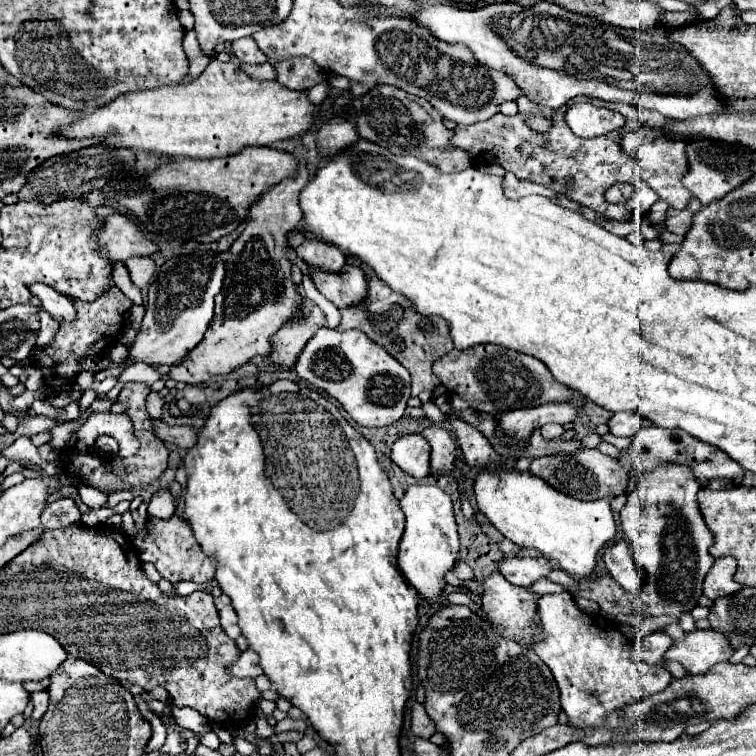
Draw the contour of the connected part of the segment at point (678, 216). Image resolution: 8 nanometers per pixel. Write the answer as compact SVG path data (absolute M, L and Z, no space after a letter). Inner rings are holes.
M696 198L690 200L690 204L684 208L684 210L674 210L670 208L668 210L668 216L666 216L666 230L668 232L674 232L674 234L686 234L692 226L692 216L696 214L696 210L700 210L700 202Z

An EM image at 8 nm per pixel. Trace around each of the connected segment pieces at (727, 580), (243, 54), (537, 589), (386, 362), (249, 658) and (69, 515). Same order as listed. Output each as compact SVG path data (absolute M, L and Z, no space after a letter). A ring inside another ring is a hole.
M716 558L712 570L706 574L704 580L704 596L710 600L730 596L742 590L738 582L734 582L736 572L736 560L734 558Z
M242 38L232 42L232 52L242 64L264 64L268 60L252 38Z
M548 578L536 580L536 582L530 586L530 590L536 594L540 594L540 596L544 596L544 594L560 594L560 592L570 592L568 588L564 588L564 586L560 586L560 584L554 584L554 582L550 582Z
M320 328L306 344L294 370L314 388L336 398L350 418L356 420L356 424L368 428L380 428L398 422L404 416L406 400L410 398L408 370L360 330L338 332Z
M246 650L240 654L238 662L232 666L232 676L238 676L238 678L256 678L258 674L262 674L262 668L260 668L260 658L256 652L252 650Z
M60 498L48 504L46 510L42 512L42 526L46 530L64 528L74 522L80 522L80 510L72 498Z

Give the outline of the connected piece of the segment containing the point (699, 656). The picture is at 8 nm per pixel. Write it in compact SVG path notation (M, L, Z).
M694 630L684 640L676 640L666 652L668 660L678 660L690 674L704 674L714 664L730 660L734 648L716 630Z

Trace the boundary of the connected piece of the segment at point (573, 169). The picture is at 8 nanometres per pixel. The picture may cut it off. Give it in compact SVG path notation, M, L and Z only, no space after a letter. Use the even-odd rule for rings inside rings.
M520 96L516 102L518 102L518 110L520 110L516 116L496 114L486 122L478 122L472 126L456 126L452 144L470 152L474 158L474 164L476 164L476 160L480 160L480 162L484 162L484 160L494 162L496 160L496 164L500 164L504 170L514 172L518 180L542 184L550 190L564 190L564 192L568 192L570 200L578 202L578 204L582 204L582 206L586 206L586 208L590 208L590 210L594 210L594 212L598 212L610 220L634 222L644 212L648 212L650 206L658 200L658 194L654 194L648 188L648 184L636 176L634 170L638 166L638 160L632 158L630 154L626 154L620 146L620 138L622 138L624 130L616 130L616 132L610 132L606 136L586 140L586 138L574 136L566 124L566 120L564 120L564 116L572 104L590 102L594 106L604 106L608 110L620 112L626 118L626 122L632 124L630 120L634 120L634 112L636 112L632 106L612 104L612 102L604 102L598 98L586 98L586 96L576 96L568 102L568 106L558 108L558 110L534 104L526 96ZM630 112L632 112L632 116L630 116ZM528 116L544 116L544 118L548 116L552 120L552 126L546 132L536 132L536 130L526 126ZM566 178L574 180L574 186L570 190L566 188ZM616 182L632 184L634 192L626 202L610 204L610 202L606 202L604 192L610 186L614 186Z

